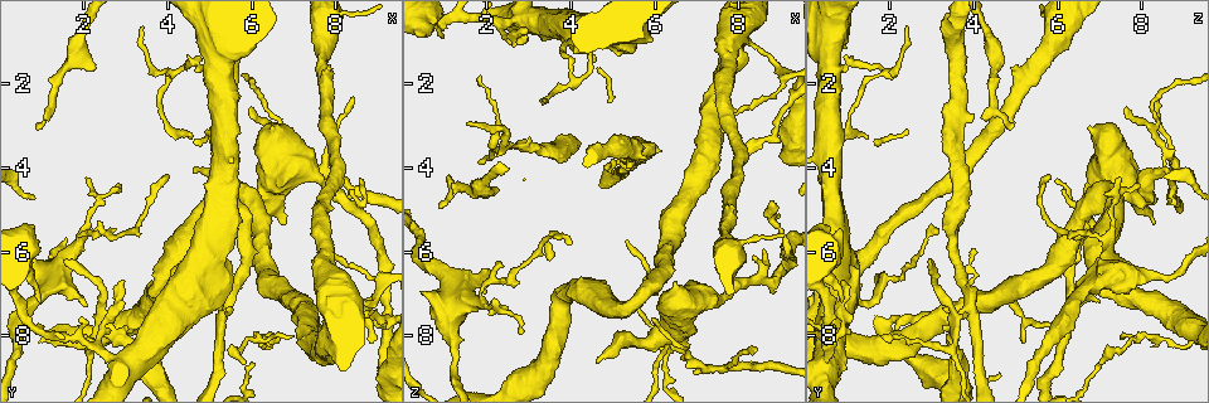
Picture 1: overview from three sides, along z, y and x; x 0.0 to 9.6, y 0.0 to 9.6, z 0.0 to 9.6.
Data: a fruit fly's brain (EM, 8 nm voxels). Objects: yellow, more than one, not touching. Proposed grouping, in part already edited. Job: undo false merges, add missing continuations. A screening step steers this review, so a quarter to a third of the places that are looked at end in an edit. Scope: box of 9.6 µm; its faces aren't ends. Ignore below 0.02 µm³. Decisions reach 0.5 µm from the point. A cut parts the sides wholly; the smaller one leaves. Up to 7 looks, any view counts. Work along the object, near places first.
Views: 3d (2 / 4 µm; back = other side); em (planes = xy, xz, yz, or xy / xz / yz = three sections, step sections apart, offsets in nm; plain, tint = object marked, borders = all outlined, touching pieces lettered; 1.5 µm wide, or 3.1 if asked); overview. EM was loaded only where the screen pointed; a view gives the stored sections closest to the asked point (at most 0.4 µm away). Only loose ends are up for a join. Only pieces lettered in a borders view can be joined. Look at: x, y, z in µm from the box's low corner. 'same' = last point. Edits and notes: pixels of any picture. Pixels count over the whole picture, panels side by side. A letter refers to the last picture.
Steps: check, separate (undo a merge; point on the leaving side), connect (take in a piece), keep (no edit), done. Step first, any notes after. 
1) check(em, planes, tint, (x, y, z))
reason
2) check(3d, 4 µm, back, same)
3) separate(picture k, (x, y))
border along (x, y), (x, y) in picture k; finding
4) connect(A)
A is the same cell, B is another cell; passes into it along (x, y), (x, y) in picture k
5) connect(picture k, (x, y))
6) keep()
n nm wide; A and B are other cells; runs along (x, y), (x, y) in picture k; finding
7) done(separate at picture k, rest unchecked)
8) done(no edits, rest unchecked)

check(em, planes, borders, (1.25, 6.65, 7.10))
sudden change in width

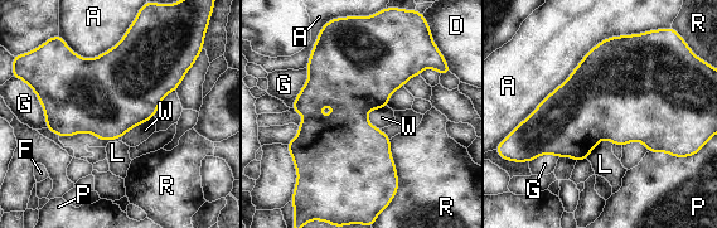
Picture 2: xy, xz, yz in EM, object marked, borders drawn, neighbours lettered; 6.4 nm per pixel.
keep()
A, D, F, G, L, P, R and W are other cells; border along (387, 106), (367, 112), (376, 129) in picture 2; continuous, no second cell

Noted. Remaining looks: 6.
check(3d, 2 µm, (1.85, 7.95, 1.85))
tapers out

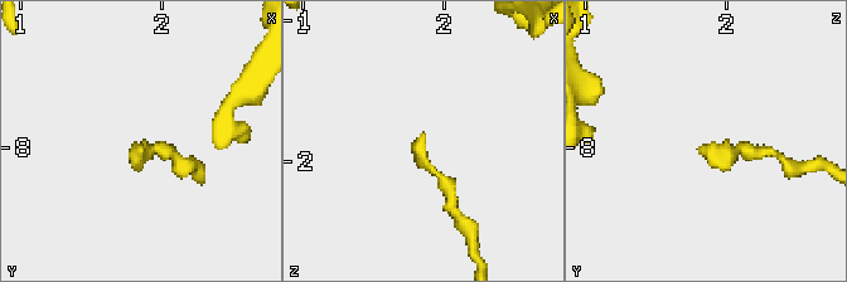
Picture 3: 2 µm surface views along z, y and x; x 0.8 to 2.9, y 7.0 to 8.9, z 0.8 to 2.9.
check(em, planes, borders, (1.86, 7.98, 1.82))

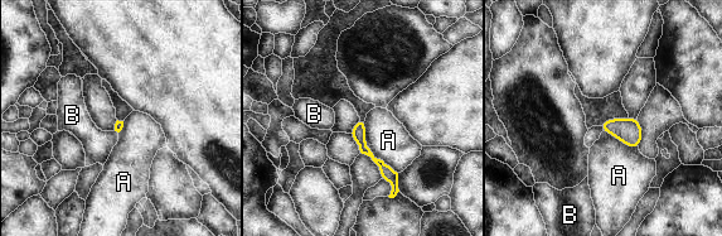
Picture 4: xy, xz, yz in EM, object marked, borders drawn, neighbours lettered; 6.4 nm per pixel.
keep()
60 nm wide; A and B are other cells; runs along (360, 123), (363, 148), (395, 188) in picture 4; none of them fits

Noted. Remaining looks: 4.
check(em, planes, plain, (3.85, 4.25, 5.80))
branch stops here

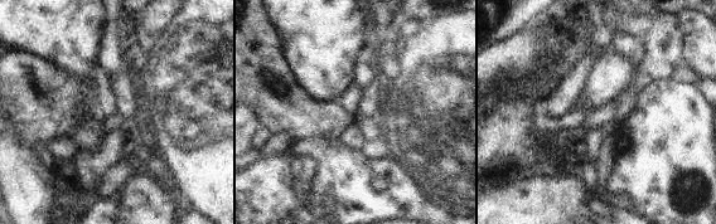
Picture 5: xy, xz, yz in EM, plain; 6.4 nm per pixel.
check(em, planes, borders, same)
see the neighbours

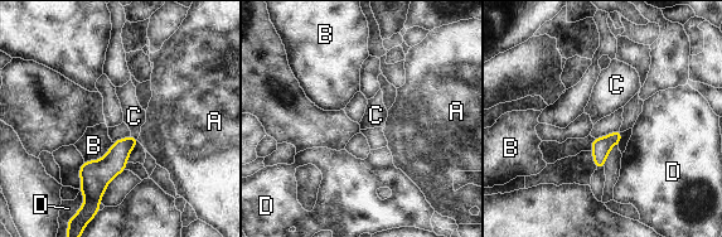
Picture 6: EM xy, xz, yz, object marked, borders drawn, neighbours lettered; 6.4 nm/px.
keep()
130 nm wide; A, B, C and D are other cells; runs along (135, 140), (93, 180), (91, 204) in picture 6; none of them fits

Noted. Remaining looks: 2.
done(no edits, rest unchecked)

